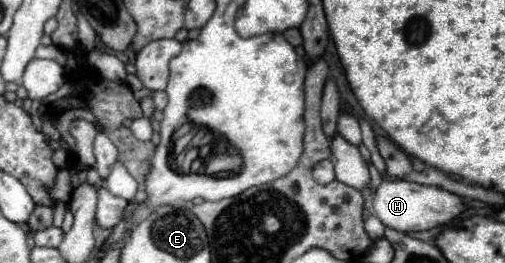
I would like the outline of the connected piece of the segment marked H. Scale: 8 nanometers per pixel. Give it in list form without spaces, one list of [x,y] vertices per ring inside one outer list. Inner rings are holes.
[[[385,178],[375,190],[369,208],[365,208],[365,216],[377,216],[383,222],[383,226],[399,232],[419,232],[419,230],[431,230],[435,226],[441,226],[453,220],[455,216],[459,216],[463,210],[465,210],[463,198],[457,194],[451,194],[435,186],[423,186],[399,178],[395,180]]]

